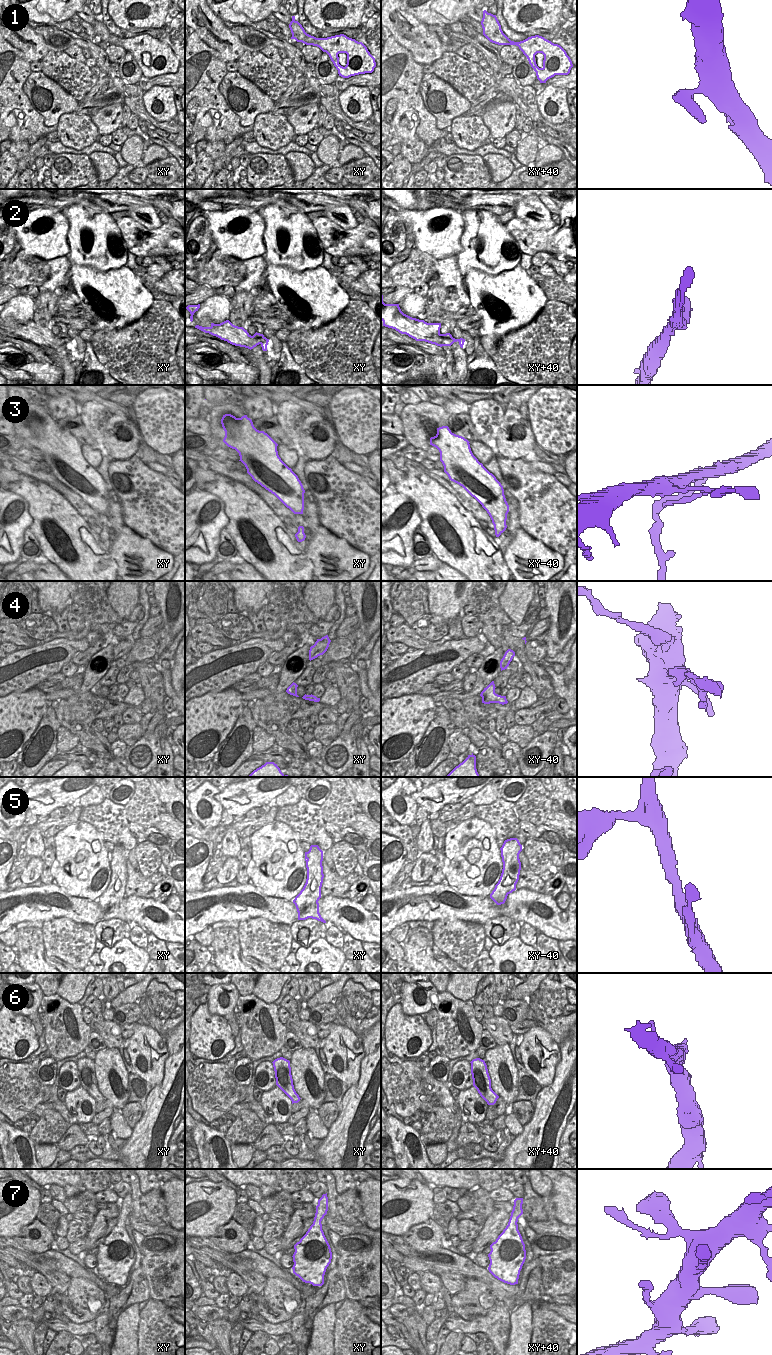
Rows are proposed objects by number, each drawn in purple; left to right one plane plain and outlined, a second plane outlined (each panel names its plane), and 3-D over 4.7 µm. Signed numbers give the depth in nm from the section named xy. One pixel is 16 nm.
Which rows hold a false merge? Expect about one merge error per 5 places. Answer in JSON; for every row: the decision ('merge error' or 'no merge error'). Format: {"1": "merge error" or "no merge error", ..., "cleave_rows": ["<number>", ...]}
{"1": "no merge error", "2": "no merge error", "3": "no merge error", "4": "no merge error", "5": "no merge error", "6": "no merge error", "7": "no merge error", "cleave_rows": []}

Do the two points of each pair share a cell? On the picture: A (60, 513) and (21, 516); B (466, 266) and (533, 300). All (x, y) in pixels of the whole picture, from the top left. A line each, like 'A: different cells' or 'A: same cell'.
A: different cells
B: different cells

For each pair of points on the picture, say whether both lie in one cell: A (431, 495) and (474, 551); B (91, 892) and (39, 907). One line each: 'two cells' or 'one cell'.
A: one cell
B: two cells

